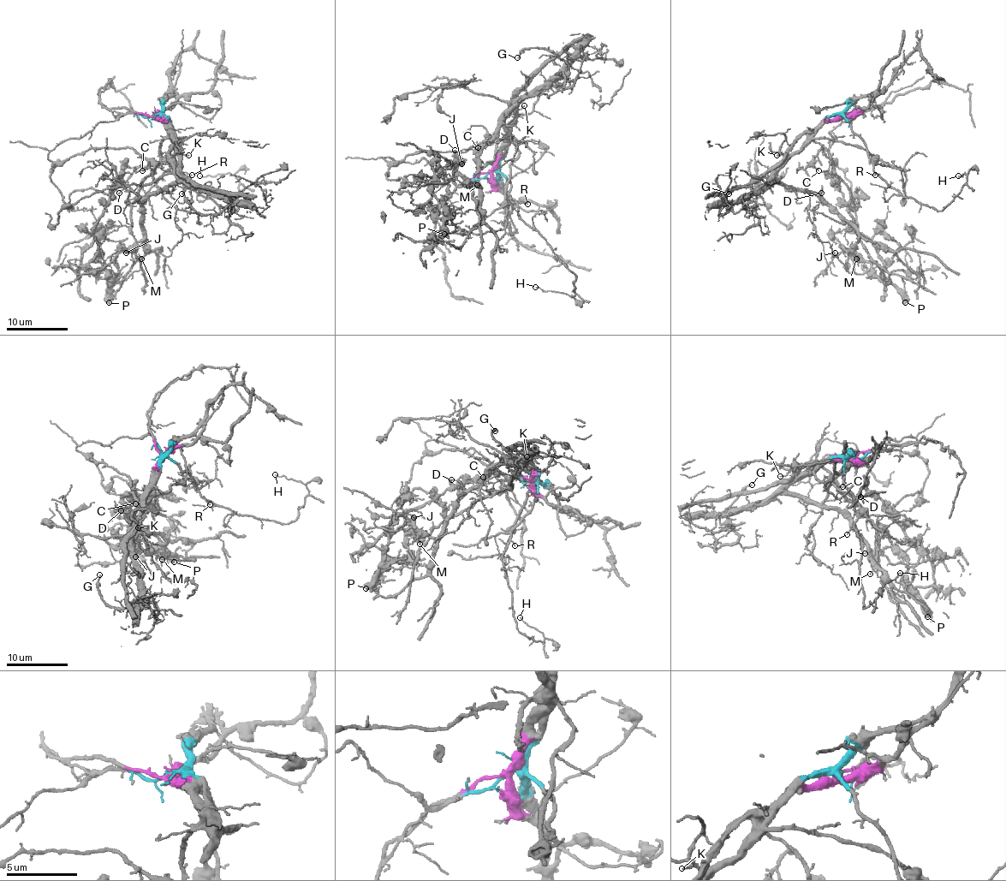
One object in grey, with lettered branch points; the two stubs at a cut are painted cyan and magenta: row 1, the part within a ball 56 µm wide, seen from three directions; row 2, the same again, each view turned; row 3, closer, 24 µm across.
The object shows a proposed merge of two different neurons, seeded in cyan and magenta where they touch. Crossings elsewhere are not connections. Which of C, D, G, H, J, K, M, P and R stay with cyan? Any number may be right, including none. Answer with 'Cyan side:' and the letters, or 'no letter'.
Cyan side: H, R

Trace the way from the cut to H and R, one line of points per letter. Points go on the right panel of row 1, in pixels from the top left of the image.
H: (843, 115), (865, 144), (875, 171), (886, 182), (918, 202), (943, 210), (967, 179), (964, 173), (958, 176)
R: (843, 115), (865, 144), (875, 175)

